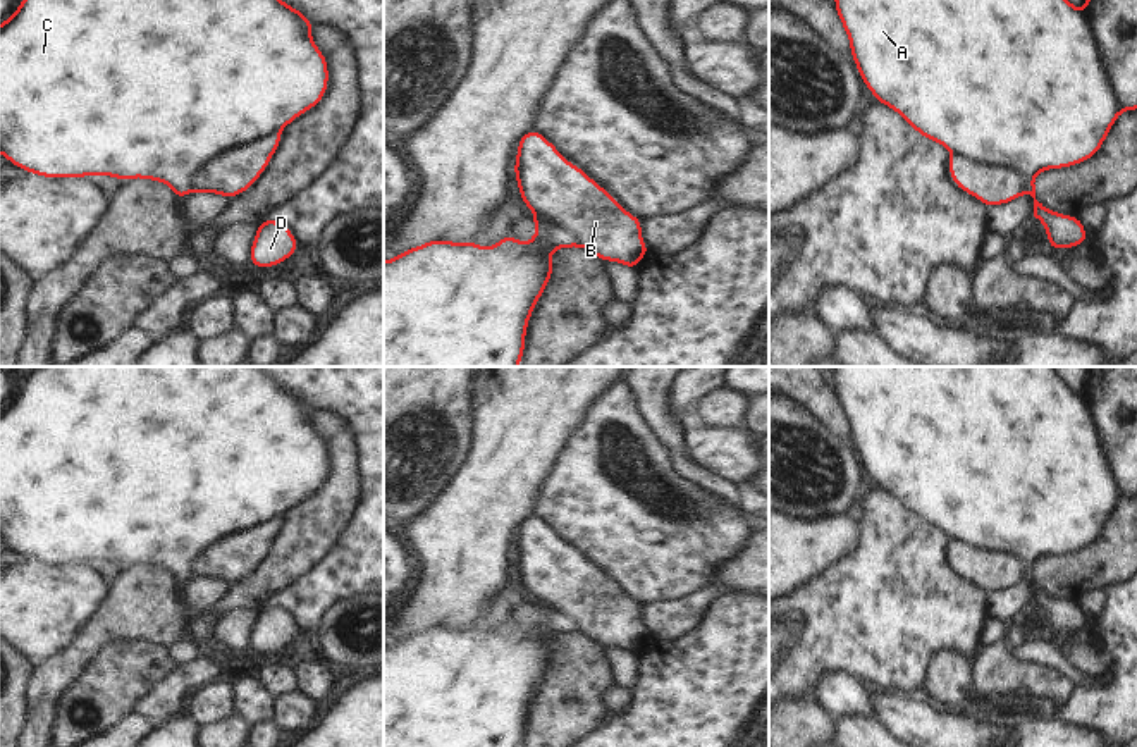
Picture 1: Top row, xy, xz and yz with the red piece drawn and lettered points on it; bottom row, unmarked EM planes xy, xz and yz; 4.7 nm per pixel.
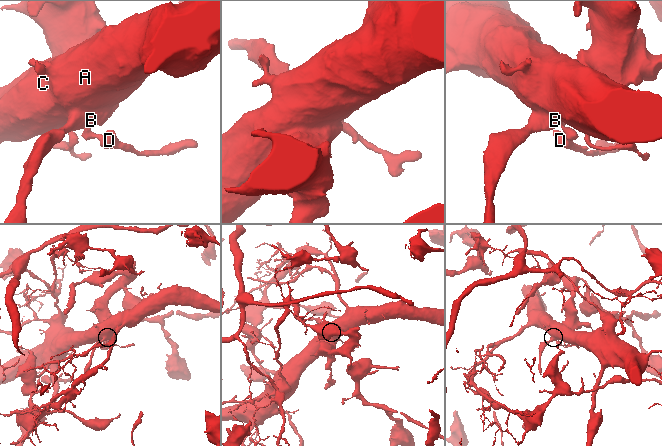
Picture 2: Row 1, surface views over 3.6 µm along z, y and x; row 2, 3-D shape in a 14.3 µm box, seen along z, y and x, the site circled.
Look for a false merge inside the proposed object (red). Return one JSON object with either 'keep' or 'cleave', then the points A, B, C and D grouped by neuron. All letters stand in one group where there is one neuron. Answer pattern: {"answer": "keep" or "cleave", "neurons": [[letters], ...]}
{"answer": "cleave", "neurons": [["A", "C", "D"], ["B"]]}

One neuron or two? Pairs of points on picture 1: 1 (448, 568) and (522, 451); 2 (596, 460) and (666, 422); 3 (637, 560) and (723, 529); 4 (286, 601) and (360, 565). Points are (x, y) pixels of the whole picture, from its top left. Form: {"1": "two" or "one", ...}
{"1": "one", "2": "two", "3": "one", "4": "one"}

